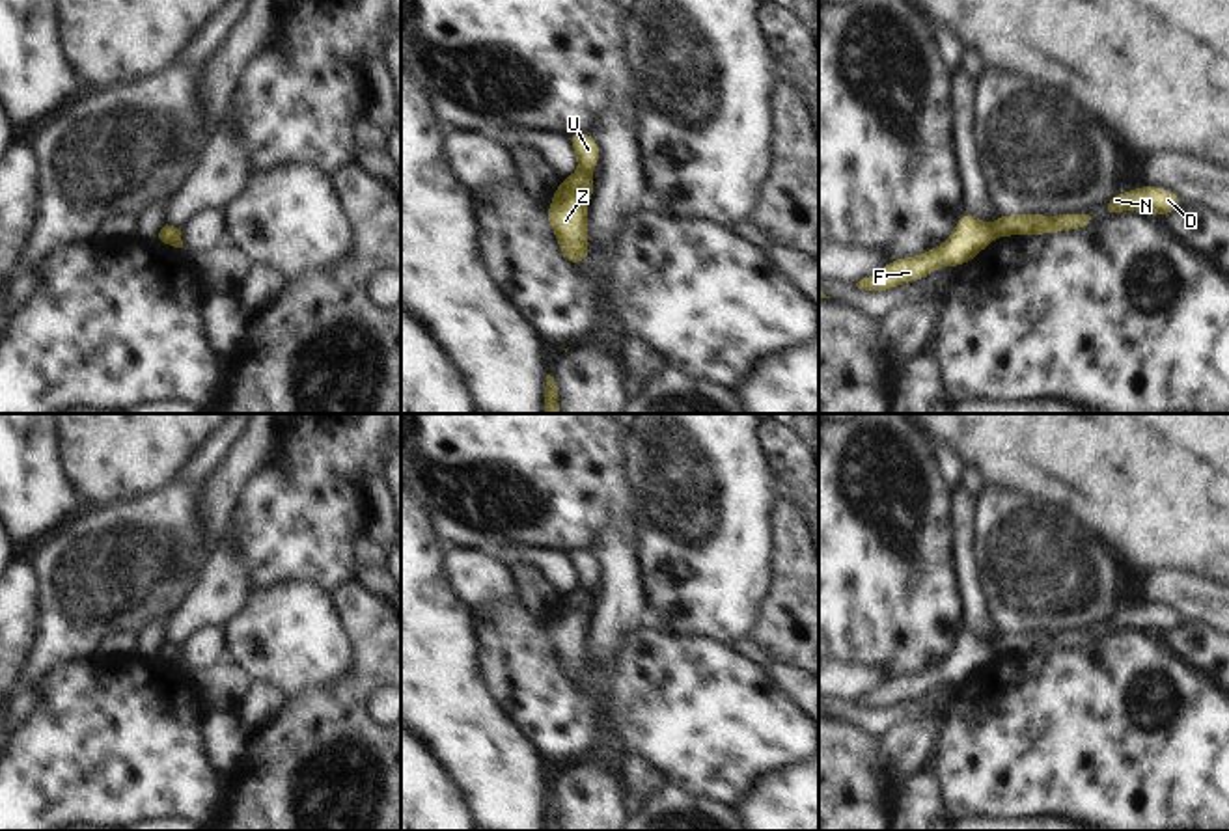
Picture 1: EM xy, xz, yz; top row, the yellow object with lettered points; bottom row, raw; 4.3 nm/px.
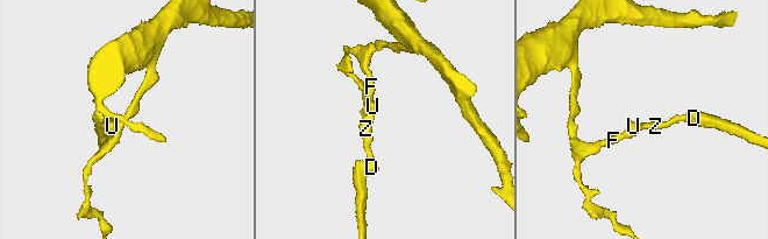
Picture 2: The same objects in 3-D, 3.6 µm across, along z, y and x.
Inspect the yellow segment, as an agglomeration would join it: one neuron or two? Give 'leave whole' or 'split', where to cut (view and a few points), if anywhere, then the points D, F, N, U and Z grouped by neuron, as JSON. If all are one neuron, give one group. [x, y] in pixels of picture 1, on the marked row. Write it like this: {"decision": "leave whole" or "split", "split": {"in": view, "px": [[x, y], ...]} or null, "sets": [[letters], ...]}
{"decision": "split", "split": {"in": "yz", "px": [[991, 226], [998, 235]]}, "sets": [["D", "N", "Z"], ["F", "U"]]}

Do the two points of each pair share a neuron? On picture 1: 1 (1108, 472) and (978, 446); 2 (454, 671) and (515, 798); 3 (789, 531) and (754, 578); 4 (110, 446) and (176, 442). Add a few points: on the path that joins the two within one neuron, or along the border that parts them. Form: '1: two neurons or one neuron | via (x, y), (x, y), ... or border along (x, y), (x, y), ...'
1: one neuron | via (1077, 446), (1009, 446)
2: one neuron | via (454, 703), (457, 720), (497, 766)
3: two neurons | border along (771, 513), (773, 578), (761, 599)
4: one neuron | via (127, 442), (159, 442)

